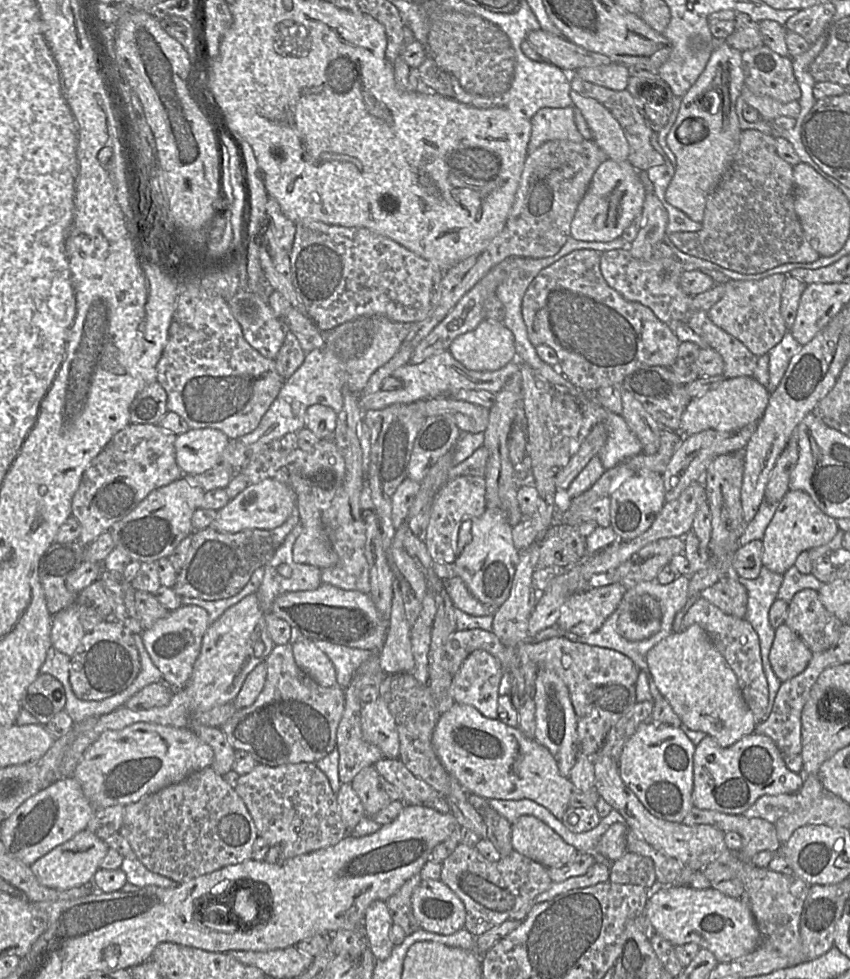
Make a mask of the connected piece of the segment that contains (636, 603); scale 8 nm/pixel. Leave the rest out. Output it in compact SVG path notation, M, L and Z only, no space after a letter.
M648 594L636 597L617 621L618 633L630 640L644 640L657 633L662 612L656 599Z

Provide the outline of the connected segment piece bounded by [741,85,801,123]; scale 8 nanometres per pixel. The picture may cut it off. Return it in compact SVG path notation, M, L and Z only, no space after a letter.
M745 85L743 86L741 95L746 103L755 108L761 118L768 123L773 122L780 116L797 118L801 109L799 101L782 103L769 96L754 94Z

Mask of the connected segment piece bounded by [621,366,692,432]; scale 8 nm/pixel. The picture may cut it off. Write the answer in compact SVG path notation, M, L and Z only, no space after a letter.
M638 367L624 377L621 386L633 395L661 426L680 432L682 414L692 398L687 393L685 385L677 381L669 368Z

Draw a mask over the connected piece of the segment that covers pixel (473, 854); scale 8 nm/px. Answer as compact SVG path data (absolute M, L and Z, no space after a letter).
M463 843L443 861L440 881L462 900L466 909L464 928L475 937L509 920L552 884L547 867L515 850L497 862L490 862L476 847Z

